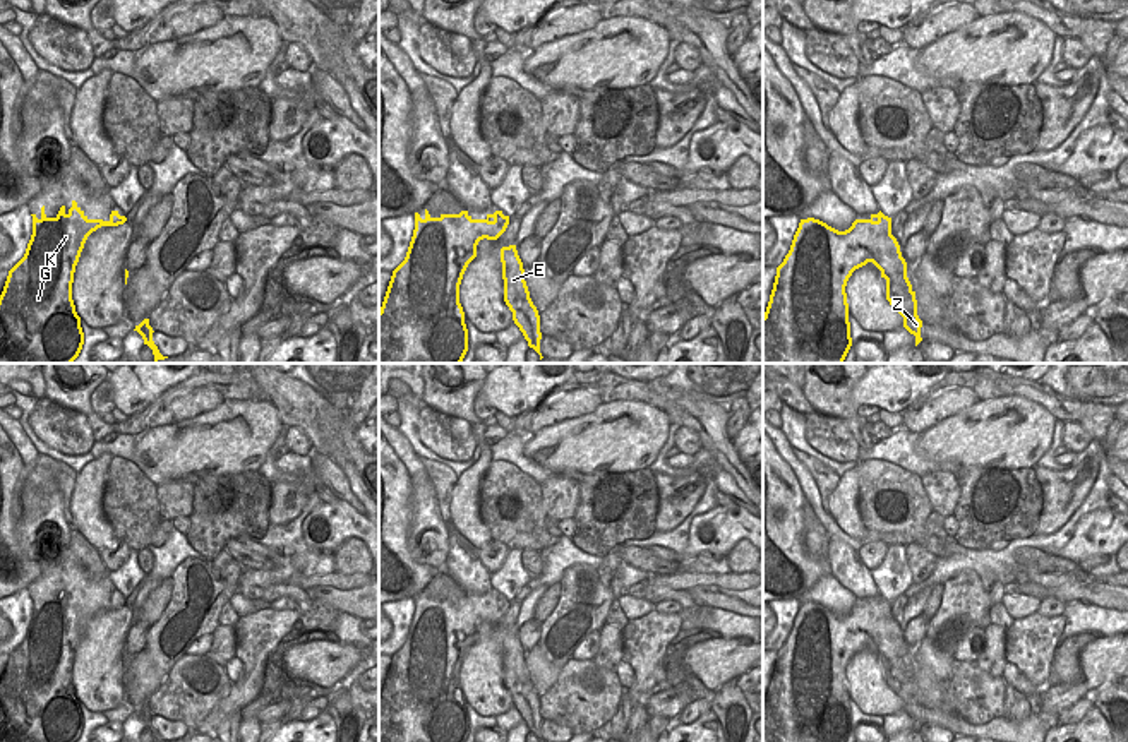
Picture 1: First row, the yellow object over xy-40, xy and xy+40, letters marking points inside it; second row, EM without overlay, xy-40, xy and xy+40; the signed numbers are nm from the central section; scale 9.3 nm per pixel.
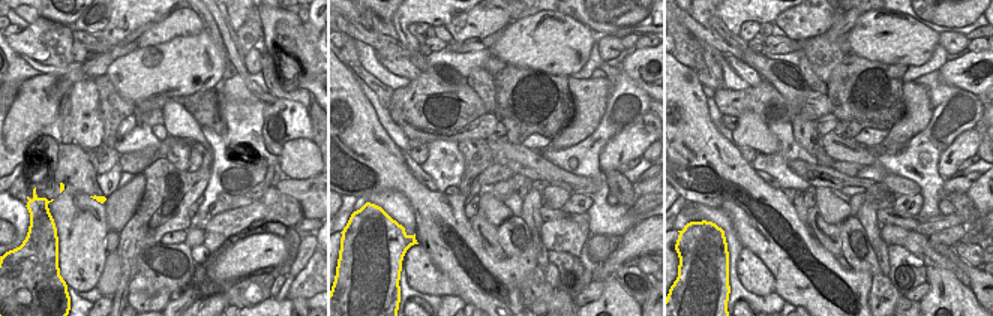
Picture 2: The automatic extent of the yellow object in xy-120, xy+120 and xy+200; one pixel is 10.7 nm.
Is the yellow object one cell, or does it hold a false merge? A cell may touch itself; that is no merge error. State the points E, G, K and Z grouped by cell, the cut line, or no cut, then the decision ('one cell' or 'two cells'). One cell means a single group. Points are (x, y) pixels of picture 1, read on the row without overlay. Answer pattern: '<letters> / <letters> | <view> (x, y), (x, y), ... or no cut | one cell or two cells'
E Z / G K | xy+40 (890, 616), (878, 624), (870, 645) | two cells

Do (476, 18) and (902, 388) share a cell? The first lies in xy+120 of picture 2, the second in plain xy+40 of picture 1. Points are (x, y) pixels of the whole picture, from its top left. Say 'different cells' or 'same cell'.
different cells

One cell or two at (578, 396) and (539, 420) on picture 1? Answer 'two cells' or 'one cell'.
one cell

